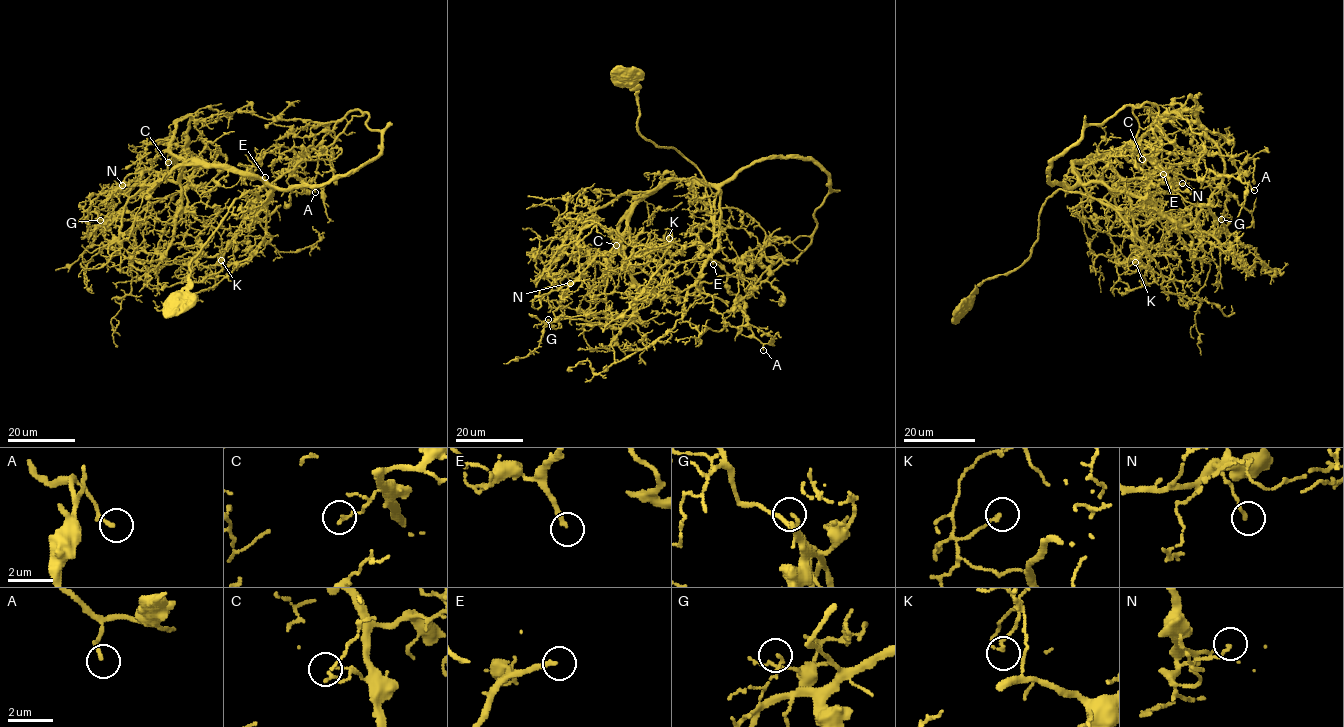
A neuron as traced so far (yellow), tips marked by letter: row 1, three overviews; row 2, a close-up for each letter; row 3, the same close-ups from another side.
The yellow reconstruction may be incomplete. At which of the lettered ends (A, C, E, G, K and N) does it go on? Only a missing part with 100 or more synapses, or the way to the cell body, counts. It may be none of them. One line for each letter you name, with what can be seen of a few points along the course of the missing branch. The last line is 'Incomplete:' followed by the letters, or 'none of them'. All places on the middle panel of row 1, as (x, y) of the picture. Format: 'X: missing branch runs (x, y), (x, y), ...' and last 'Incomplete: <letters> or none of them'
E: missing branch runs (713, 264), (723, 263), (714, 284), (720, 291), (739, 300), (748, 300)
Incomplete: E

